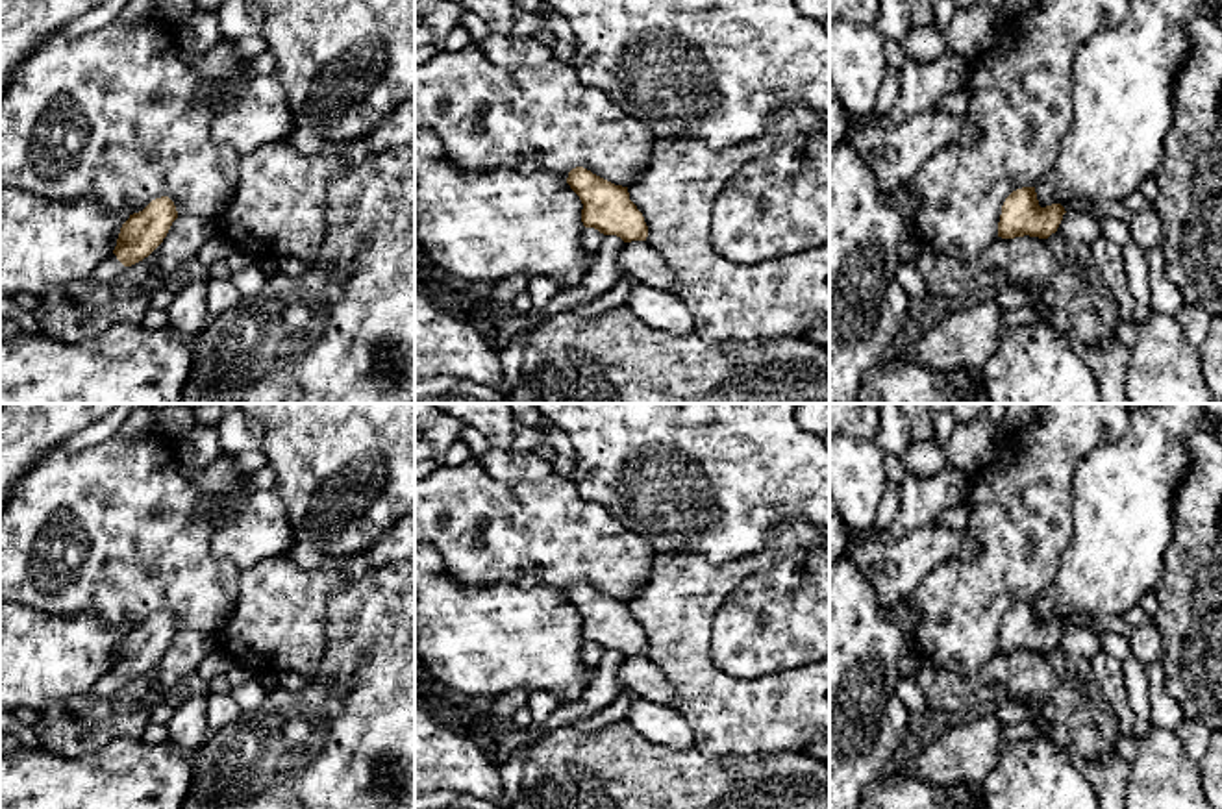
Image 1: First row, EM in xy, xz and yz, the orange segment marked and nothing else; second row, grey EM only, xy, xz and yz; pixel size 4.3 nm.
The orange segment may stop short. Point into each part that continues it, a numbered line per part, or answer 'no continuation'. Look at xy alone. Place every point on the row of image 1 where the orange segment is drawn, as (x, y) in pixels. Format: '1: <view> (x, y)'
1: xy (110, 269)

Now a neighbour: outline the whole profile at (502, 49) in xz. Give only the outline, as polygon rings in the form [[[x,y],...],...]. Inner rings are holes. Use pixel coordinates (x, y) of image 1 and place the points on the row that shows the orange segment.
[[[491,33],[485,39],[474,41],[474,44],[489,61],[505,68],[541,67],[554,59],[552,46],[541,44],[535,37]]]

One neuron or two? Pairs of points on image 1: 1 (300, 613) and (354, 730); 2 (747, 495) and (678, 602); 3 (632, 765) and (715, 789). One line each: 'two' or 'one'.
1: two
2: two
3: one

